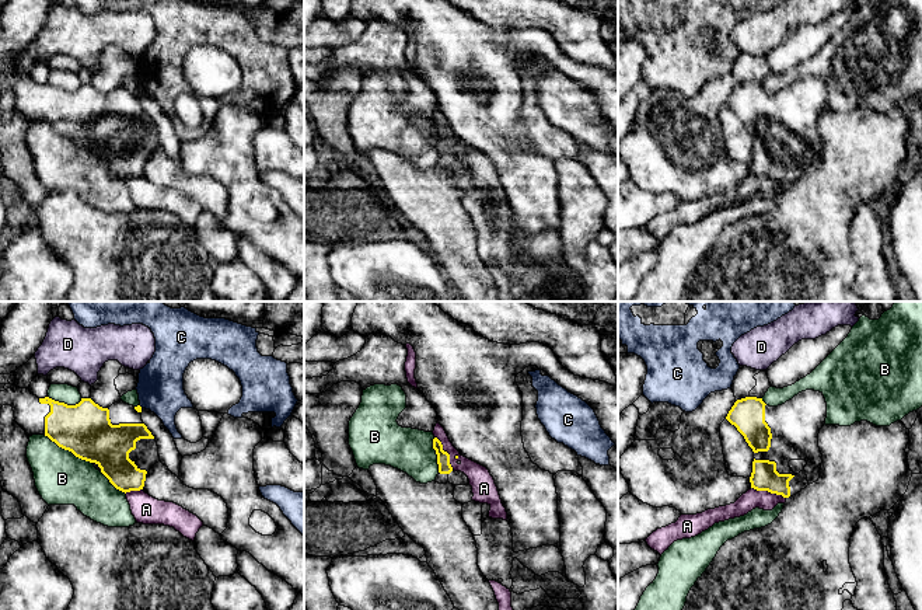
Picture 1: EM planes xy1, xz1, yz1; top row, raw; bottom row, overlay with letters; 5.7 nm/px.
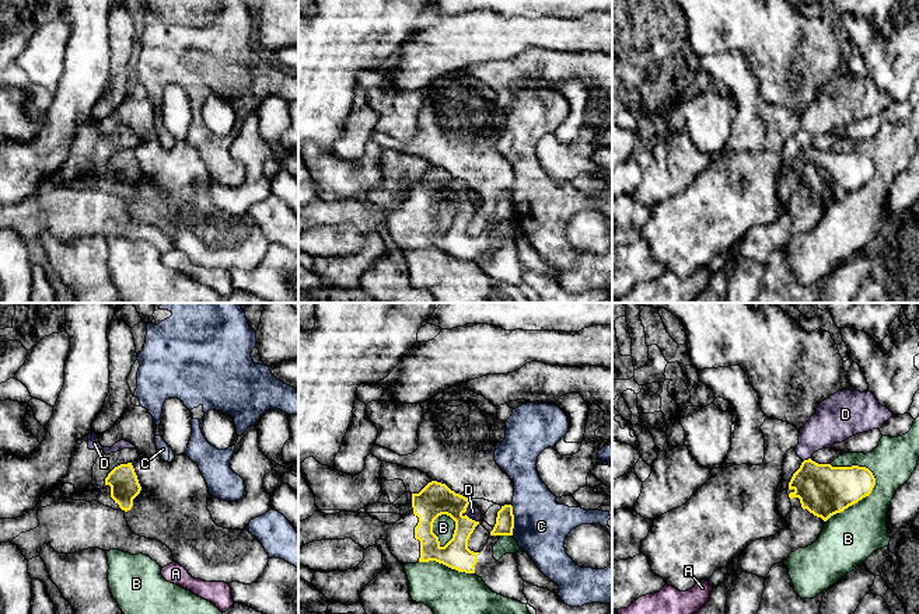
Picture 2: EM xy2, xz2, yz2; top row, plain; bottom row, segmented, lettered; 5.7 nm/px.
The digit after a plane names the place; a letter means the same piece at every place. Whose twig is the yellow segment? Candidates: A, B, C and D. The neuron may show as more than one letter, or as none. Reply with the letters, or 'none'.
none

